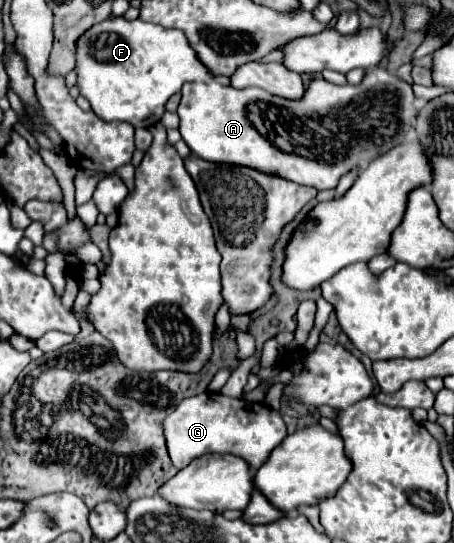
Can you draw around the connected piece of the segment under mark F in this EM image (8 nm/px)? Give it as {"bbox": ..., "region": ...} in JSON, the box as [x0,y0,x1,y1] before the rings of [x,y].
{"bbox":[76,16,230,128],"region":[[[114,16],[110,20],[102,20],[88,28],[76,44],[76,76],[78,76],[78,90],[80,94],[90,102],[92,110],[96,116],[100,116],[106,122],[120,120],[128,122],[134,128],[150,128],[154,126],[162,114],[168,98],[176,92],[186,82],[218,82],[218,84],[229,85],[230,78],[227,76],[210,76],[210,72],[200,64],[198,56],[190,48],[186,36],[178,30],[154,26],[142,20],[132,20],[128,22],[122,16]]]}

